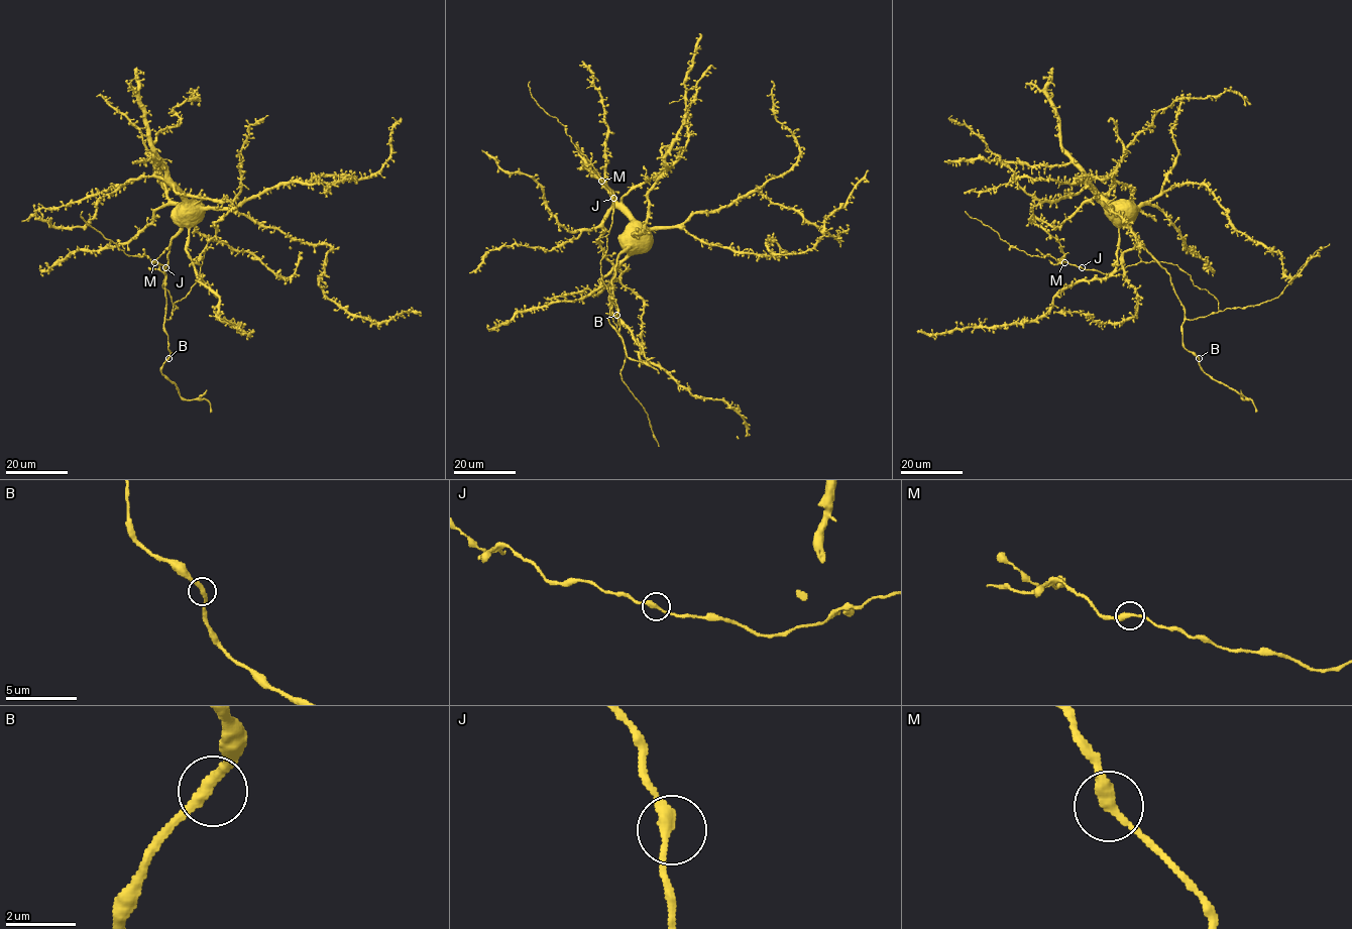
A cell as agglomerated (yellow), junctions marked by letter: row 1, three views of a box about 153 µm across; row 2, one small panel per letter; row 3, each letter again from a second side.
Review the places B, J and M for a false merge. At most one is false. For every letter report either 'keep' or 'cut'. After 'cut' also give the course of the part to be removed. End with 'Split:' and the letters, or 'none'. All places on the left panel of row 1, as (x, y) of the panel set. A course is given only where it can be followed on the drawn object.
B: keep
J: keep
M: keep
Split: none

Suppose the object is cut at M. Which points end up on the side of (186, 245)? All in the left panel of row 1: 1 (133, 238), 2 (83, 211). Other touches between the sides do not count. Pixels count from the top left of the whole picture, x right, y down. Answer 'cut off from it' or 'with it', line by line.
1: with it
2: cut off from it

